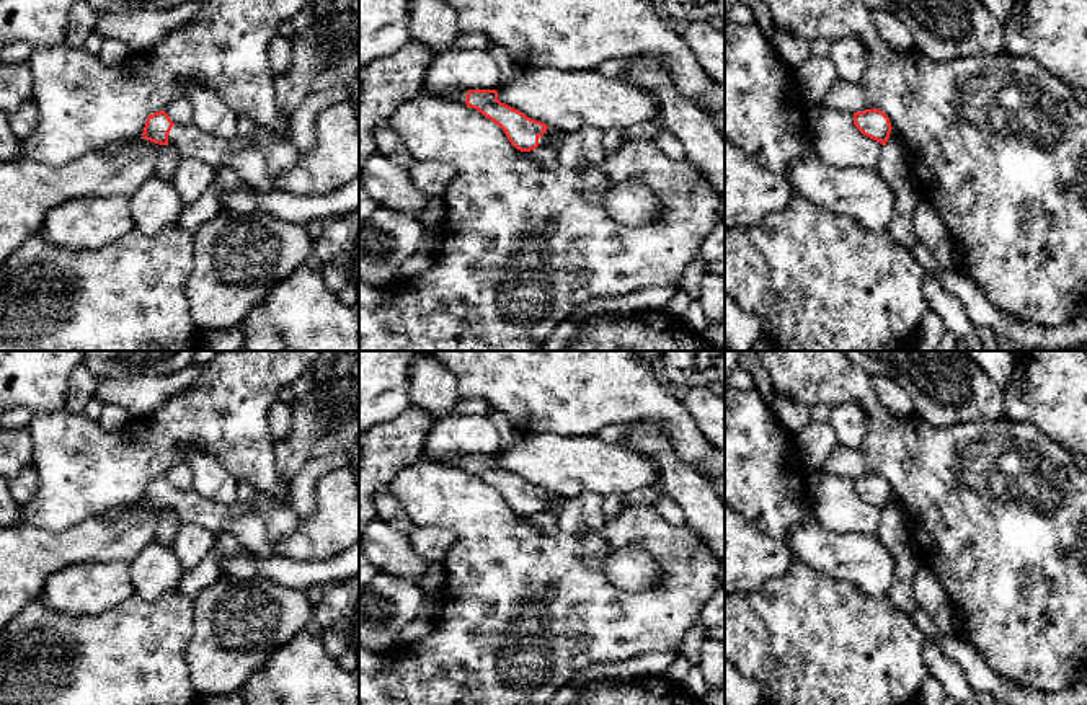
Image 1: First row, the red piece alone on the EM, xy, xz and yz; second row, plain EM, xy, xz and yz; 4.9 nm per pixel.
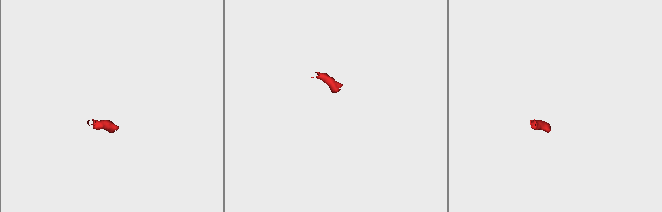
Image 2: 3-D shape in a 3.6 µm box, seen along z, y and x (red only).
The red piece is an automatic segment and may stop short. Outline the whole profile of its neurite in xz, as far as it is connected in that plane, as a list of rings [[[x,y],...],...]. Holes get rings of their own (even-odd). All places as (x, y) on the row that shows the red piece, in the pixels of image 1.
[[[496,90],[450,91],[441,96],[454,100],[477,109],[485,118],[498,124],[512,147],[530,152],[537,147],[560,149],[563,131],[527,118],[524,113],[501,103]]]

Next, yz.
[[[876,108],[854,113],[854,124],[863,135],[881,145],[886,145],[893,129],[890,118]]]

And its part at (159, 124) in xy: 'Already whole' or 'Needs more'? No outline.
Needs more

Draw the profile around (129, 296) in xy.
[[[178,224],[166,225],[157,235],[144,235],[135,230],[108,246],[87,251],[73,251],[51,245],[44,233],[34,233],[20,250],[0,266],[0,351],[201,351],[201,330],[196,326],[186,299],[186,282],[193,271],[193,233]]]

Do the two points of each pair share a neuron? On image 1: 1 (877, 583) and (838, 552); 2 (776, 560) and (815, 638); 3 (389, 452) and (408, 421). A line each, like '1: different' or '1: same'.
1: same
2: different
3: same

